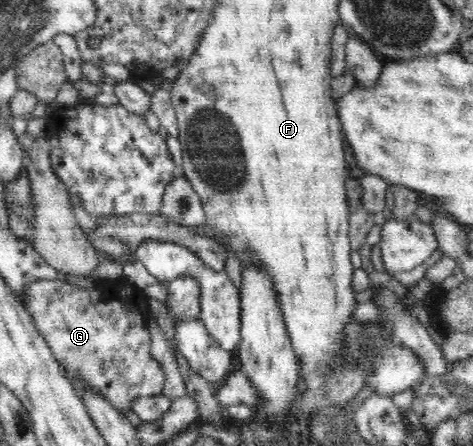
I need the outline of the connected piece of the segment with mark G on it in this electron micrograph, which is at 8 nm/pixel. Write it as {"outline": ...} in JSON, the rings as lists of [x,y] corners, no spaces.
{"outline":[[[124,277],[117,281],[103,281],[96,288],[102,292],[102,296],[97,303],[90,303],[87,288],[80,288],[58,278],[37,280],[26,285],[23,305],[71,383],[75,376],[83,378],[87,388],[103,394],[115,409],[125,415],[132,410],[134,399],[159,395],[164,388],[164,371],[150,352],[150,333],[147,329],[151,317],[150,298],[143,288],[129,283]]]}

